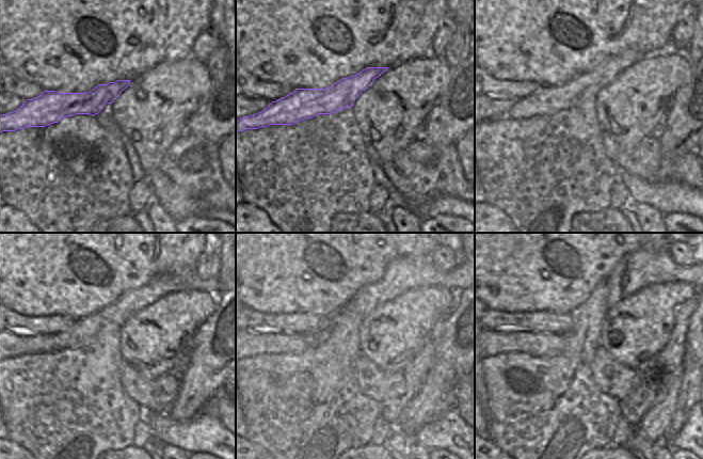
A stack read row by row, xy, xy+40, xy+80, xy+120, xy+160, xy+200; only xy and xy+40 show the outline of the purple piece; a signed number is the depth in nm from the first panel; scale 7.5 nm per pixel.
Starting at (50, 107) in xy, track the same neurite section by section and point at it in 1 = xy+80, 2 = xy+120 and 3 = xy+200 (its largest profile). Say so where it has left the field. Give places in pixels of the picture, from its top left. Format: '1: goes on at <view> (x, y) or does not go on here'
1: goes on at xy+80 (547, 99)
2: goes on at xy+120 (83, 331)
3: goes on at xy+200 (643, 267)

